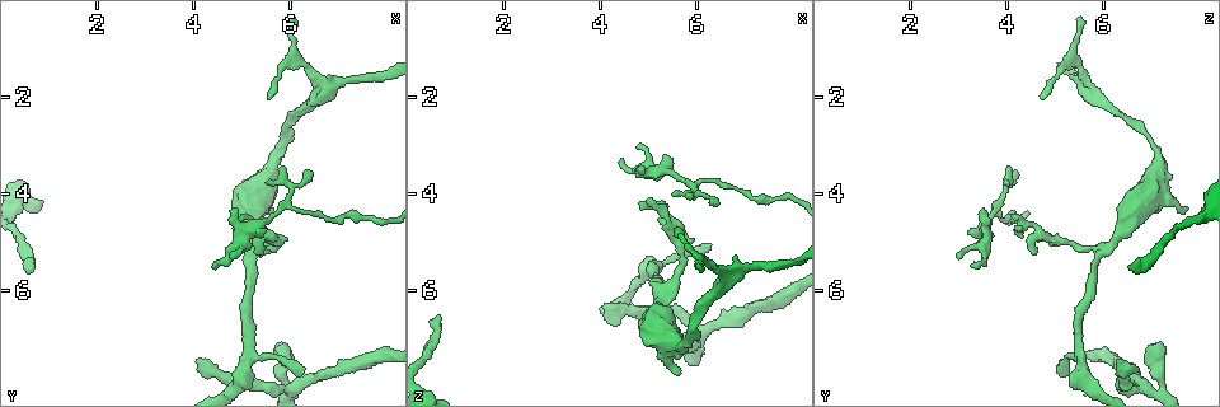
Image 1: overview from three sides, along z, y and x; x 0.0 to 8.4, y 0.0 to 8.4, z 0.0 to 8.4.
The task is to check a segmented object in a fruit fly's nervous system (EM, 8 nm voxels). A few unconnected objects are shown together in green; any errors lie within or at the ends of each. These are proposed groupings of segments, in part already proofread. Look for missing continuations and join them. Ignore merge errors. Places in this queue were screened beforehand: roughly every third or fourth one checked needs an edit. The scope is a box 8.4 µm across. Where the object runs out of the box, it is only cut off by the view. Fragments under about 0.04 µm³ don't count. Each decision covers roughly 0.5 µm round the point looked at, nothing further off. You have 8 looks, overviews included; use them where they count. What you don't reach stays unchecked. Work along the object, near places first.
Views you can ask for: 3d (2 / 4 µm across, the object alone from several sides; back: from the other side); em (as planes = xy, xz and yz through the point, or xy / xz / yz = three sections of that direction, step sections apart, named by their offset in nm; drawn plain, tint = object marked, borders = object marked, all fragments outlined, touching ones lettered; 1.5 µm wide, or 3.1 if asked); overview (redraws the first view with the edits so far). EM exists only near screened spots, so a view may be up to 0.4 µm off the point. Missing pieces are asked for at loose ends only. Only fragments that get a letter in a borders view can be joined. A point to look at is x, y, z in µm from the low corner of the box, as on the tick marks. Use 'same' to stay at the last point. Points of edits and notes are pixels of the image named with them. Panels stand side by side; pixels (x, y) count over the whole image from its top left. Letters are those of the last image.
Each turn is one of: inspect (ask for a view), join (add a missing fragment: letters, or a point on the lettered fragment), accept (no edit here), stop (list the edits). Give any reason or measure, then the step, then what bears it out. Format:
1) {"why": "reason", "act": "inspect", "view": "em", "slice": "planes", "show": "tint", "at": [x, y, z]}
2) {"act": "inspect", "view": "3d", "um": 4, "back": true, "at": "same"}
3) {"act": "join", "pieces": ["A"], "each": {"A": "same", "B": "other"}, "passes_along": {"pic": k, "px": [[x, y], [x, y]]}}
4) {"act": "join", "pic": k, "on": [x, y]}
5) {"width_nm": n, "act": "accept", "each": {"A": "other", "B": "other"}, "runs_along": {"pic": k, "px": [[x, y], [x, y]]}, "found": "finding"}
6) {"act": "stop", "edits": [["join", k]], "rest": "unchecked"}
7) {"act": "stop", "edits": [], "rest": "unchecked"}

{"why": "an open end", "act": "inspect", "view": "em", "slice": "planes", "show": "borders", "at": [5.55, 4.25, 7.70]}

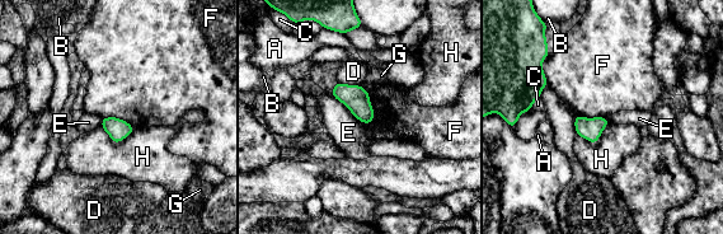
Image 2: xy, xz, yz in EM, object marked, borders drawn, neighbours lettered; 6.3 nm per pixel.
{"act": "accept", "each": {"A": "other", "B": "other", "C": "other", "D": "other", "E": "other", "F": "other", "G": "other", "H": "other"}, "found": "none of them fits"}

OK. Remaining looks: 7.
{"why": "branch stops here", "act": "inspect", "view": "3d", "um": 2, "at": [6.25, 7.80, 5.10]}

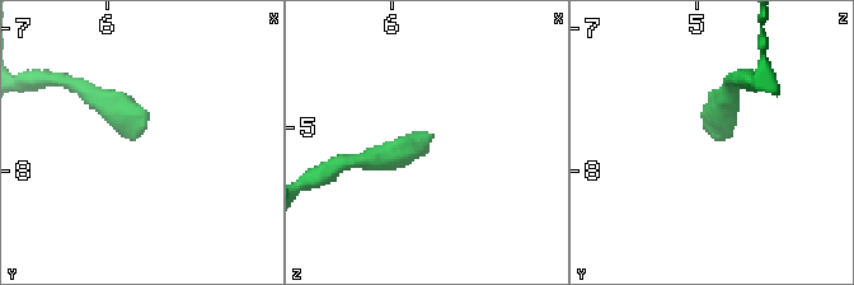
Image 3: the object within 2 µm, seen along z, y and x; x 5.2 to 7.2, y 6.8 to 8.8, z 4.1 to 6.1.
{"why": "now the EM", "act": "inspect", "view": "em", "slice": "planes", "show": "borders", "at": [6.22, 7.74, 5.12]}

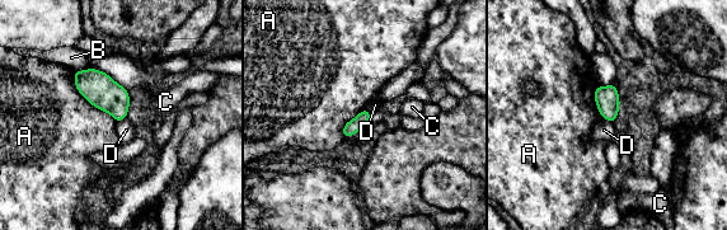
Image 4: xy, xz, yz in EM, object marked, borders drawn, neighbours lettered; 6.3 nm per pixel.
{"act": "accept", "each": {"A": "other", "B": "other", "C": "other", "D": "other"}, "border": {"pic": 4, "px": [[601, 117], [611, 123]]}, "found": "no lettered fragment goes on from it"}

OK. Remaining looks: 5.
{"why": "branch stops here", "act": "inspect", "view": "em", "slice": "planes", "show": "plain", "at": [0.60, 5.55, 6.55]}

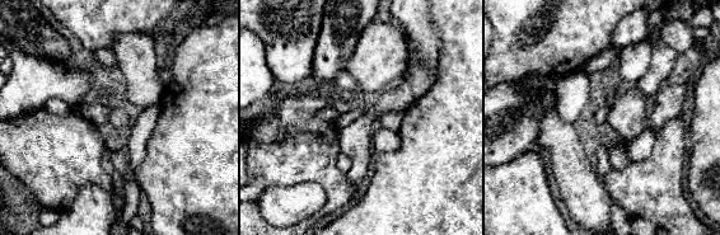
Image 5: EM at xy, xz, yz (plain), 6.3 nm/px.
{"act": "inspect", "view": "em", "slice": "planes", "show": "borders", "at": "same"}

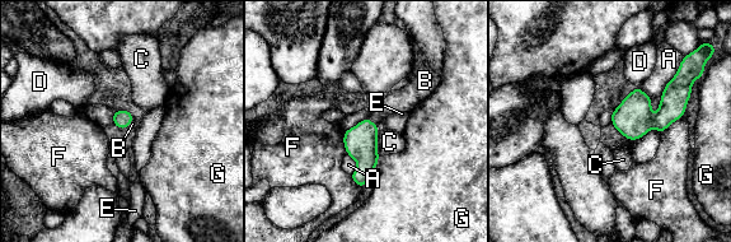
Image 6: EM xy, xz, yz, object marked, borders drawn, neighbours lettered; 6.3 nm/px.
{"act": "join", "pieces": ["B"], "each": {"A": "other", "B": "same", "C": "other", "D": "other", "E": "other", "F": "other", "G": "other"}, "passes_along": {"pic": 6, "px": [[360, 142], [371, 121], [404, 99]]}, "found": "it goes on there"}

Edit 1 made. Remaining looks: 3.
{"act": "stop", "edits": [["join", 6]], "rest": "unchecked"}

